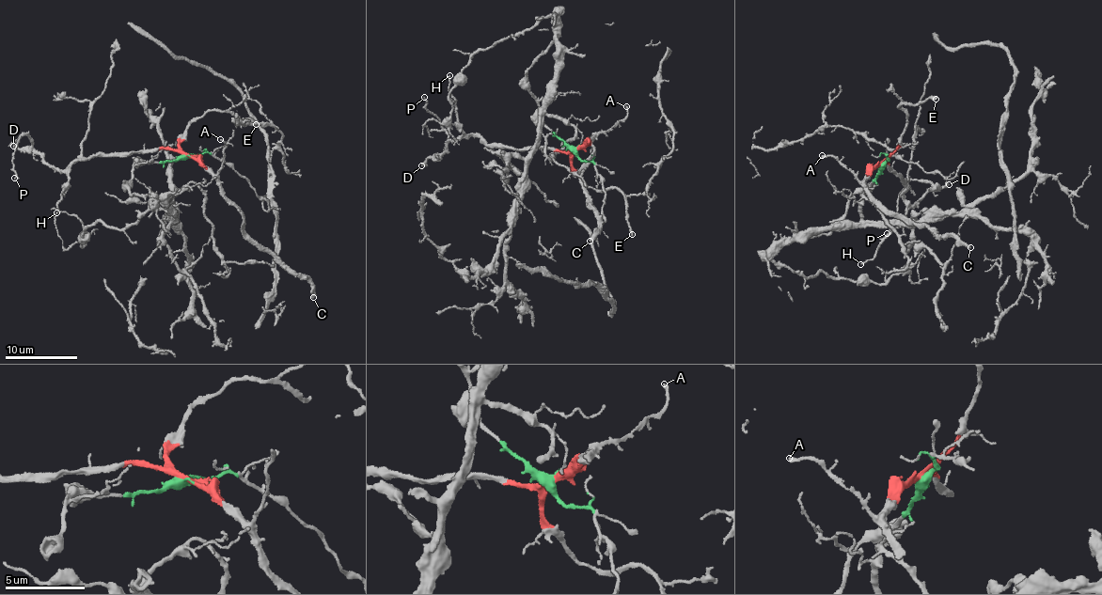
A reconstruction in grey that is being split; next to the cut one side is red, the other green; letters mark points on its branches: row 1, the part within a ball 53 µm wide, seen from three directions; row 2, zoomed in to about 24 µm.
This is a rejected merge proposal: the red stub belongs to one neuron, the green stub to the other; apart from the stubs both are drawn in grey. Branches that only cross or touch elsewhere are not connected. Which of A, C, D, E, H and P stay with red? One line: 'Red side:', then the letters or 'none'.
Red side: A, C, D, E, H, P

